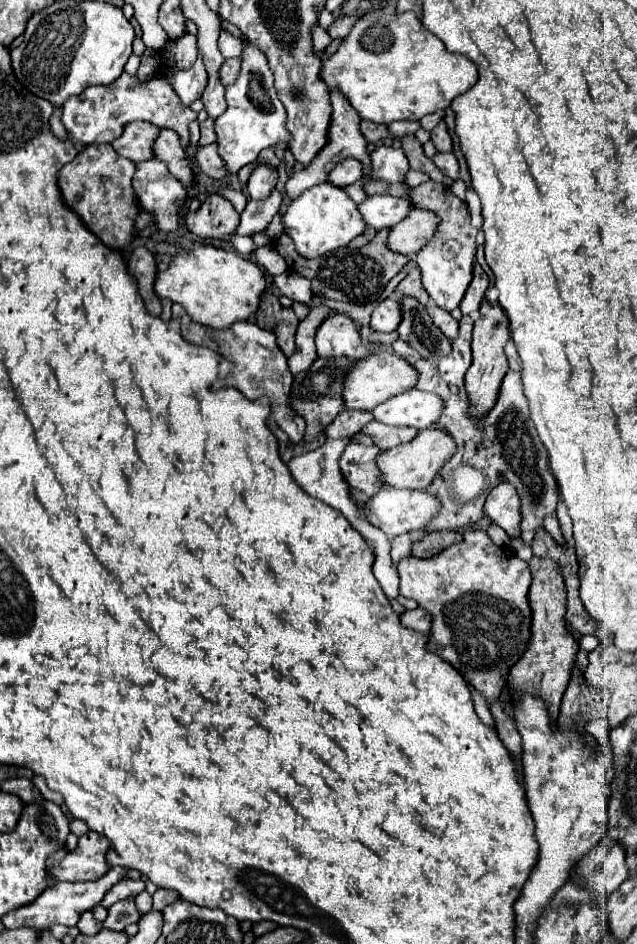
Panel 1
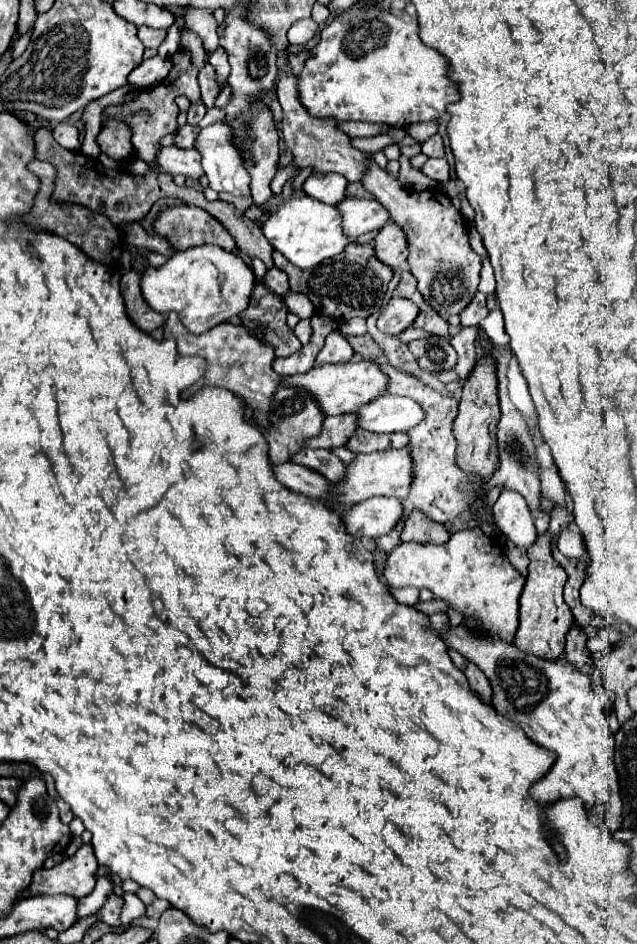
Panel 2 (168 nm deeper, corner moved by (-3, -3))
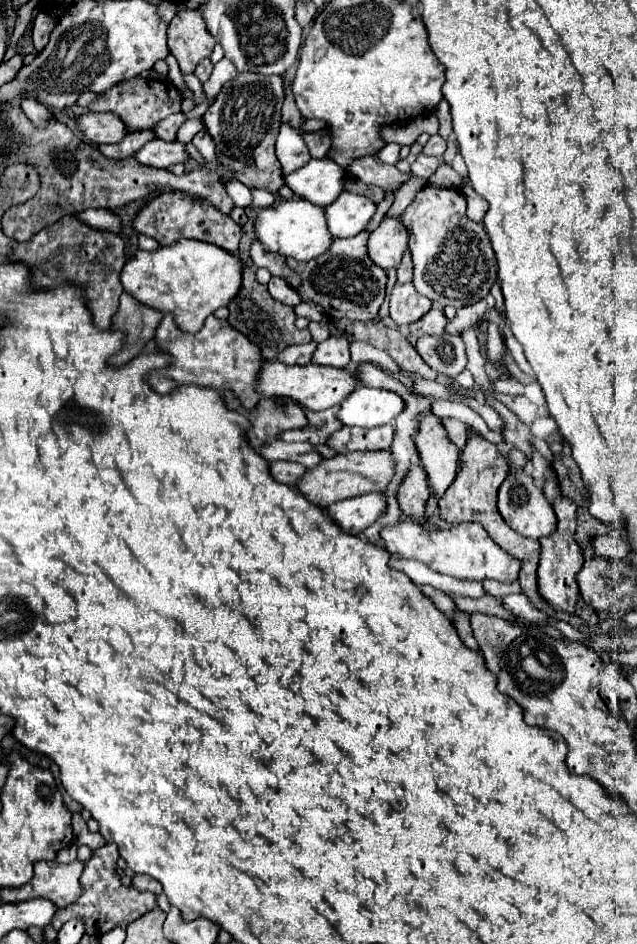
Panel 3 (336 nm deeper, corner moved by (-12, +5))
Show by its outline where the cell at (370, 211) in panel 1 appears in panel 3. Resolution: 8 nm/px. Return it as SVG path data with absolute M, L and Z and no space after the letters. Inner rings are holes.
M342 192L330 206L324 208L326 224L334 238L350 238L362 232L374 216L376 204L366 196Z

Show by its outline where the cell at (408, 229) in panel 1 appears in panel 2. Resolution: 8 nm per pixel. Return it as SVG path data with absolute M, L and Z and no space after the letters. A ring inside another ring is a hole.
M389 222L375 238L375 252L383 264L391 268L399 268L401 264L405 264L409 256L405 232L401 232L401 228L395 222Z

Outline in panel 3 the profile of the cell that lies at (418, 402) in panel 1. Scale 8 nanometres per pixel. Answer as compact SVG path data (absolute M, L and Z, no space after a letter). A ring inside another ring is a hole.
M358 386L346 400L342 400L336 418L344 426L374 428L390 424L404 410L404 402L398 394L388 390L376 390Z

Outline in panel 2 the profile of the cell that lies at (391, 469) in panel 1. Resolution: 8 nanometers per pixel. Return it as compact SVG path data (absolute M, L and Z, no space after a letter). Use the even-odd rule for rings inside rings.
M393 448L385 452L359 454L353 462L347 464L347 476L341 484L335 484L335 500L341 504L359 504L373 496L395 496L407 498L413 482L413 456L409 448Z

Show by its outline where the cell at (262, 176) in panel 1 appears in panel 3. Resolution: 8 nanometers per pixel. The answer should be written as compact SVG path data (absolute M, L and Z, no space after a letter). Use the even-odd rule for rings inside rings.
M246 72L246 74L238 74L230 82L226 82L226 86L222 86L216 100L212 102L212 106L202 116L206 132L210 134L210 138L214 138L214 144L218 150L218 162L226 164L226 168L234 174L234 178L240 180L242 184L246 184L248 188L260 188L260 190L268 190L272 194L276 194L284 186L284 174L282 174L282 168L280 168L280 162L278 162L276 150L274 150L274 144L278 138L278 128L282 122L280 120L282 100L284 100L282 76L262 76L262 74Z

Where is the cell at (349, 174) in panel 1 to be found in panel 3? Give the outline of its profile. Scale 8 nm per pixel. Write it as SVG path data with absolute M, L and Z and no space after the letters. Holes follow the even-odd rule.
M312 158L302 168L284 176L286 186L296 196L310 200L322 208L338 198L338 194L344 190L344 180L346 172L342 172L342 168L330 158Z

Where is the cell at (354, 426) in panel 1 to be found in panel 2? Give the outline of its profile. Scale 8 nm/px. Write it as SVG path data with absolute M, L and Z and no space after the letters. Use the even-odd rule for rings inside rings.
M341 414L341 416L327 416L323 422L323 430L319 436L309 438L305 446L309 448L337 448L347 446L349 438L357 430L357 414Z

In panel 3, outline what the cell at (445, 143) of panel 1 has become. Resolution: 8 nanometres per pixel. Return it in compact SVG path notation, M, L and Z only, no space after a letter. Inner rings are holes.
M438 134L436 136L430 136L430 140L426 142L422 154L426 156L442 156L446 150L446 140L442 140Z

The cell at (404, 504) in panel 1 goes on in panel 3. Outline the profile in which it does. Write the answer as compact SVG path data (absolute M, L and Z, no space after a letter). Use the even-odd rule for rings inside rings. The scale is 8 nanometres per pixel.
M364 494L358 498L348 498L346 502L334 502L326 508L326 514L334 524L338 524L348 534L360 534L372 522L376 522L386 510L386 500L382 494Z

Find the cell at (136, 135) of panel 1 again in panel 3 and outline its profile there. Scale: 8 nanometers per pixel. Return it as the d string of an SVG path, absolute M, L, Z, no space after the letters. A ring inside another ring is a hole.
M82 112L76 118L78 130L96 146L120 142L126 136L126 126L116 114L106 112Z

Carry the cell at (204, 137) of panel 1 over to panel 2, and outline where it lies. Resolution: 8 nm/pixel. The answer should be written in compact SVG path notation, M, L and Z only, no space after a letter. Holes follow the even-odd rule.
M185 124L183 128L177 130L177 138L175 138L175 146L179 148L193 148L193 142L197 140L197 134L201 132L199 126L191 126L191 124Z

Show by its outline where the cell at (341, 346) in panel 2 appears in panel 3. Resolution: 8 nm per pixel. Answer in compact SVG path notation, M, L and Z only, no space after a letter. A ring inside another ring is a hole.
M330 336L326 342L320 342L316 346L312 364L320 366L334 366L334 368L346 368L350 364L350 342L344 336Z

